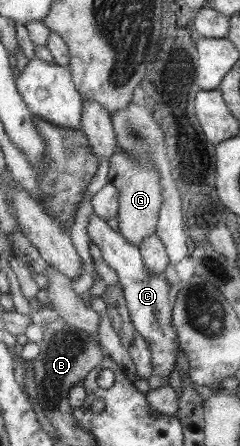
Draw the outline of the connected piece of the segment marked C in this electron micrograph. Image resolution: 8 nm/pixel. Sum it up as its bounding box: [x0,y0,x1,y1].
[87,213,180,389]

